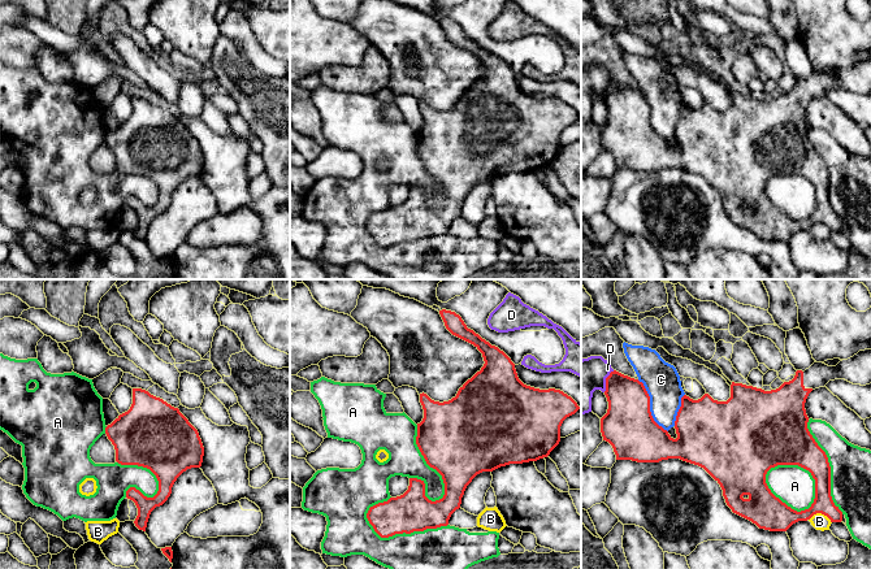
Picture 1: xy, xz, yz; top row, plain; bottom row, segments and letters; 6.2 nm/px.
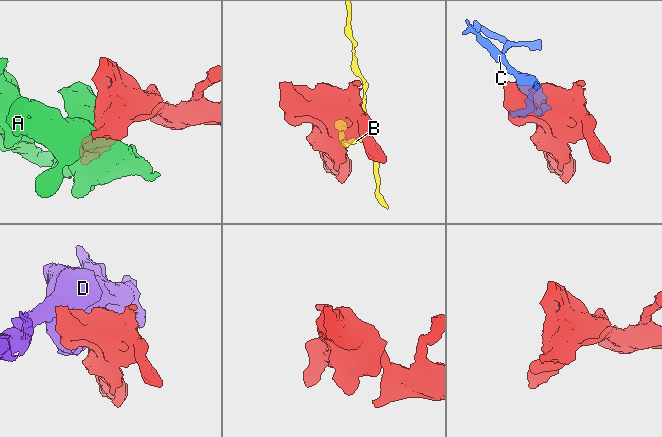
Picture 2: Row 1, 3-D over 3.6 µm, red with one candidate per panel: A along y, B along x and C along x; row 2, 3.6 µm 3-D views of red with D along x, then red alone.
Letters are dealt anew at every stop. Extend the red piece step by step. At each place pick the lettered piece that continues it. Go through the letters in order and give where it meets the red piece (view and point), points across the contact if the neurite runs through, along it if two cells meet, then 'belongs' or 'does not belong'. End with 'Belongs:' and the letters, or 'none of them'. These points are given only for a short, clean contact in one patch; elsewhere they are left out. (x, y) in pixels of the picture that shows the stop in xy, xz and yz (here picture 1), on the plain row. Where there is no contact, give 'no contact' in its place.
A: meets red in yz at (784, 212); does not belong
B: meets red in yz at (820, 221); border along yz (809, 227), (817, 222), (823, 222), (831, 231); does not belong
C: meets red in yz at (649, 114); does not belong
D: meets red in yz at (606, 90); border along yz (614, 79), (606, 87), (606, 98), (603, 100); does not belong
Belongs: none of them

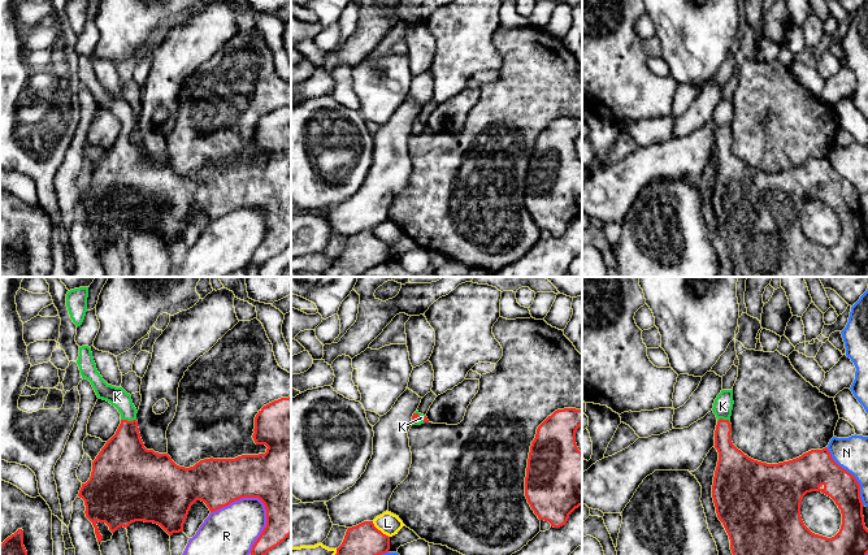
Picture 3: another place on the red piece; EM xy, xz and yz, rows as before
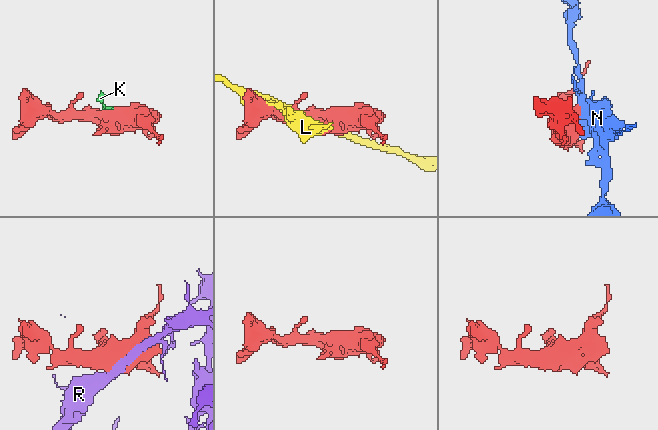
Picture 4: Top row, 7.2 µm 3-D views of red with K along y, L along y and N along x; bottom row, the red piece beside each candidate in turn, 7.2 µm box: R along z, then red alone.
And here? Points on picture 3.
K: meets red in xy at (129, 130); runs through xy (124, 169), (129, 130), (129, 121), (117, 105); belongs
L: meets red in xz at (380, 239); does not belong
N: meets red in yz at (851, 183); does not belong
R: meets red in xy at (261, 209); does not belong
Belongs: K

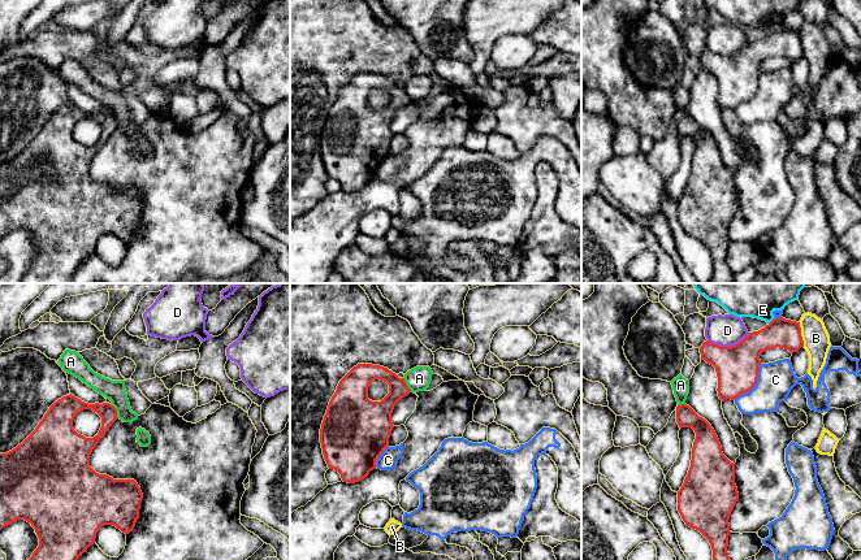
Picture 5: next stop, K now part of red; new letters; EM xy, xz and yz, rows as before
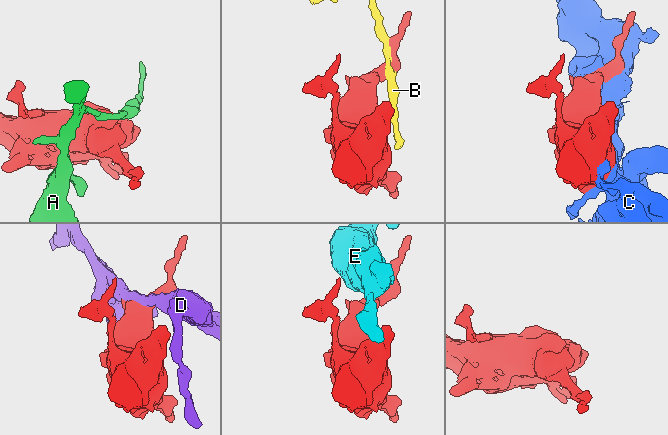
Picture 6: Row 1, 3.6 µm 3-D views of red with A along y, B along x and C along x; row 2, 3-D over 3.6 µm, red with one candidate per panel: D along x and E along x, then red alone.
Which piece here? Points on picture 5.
A: meets red in xy at (116, 120); border along xy (111, 113), (116, 118), (117, 126); does not belong
B: meets red in yz at (800, 43); does not belong
C: meets red in yz at (755, 92); does not belong
D: meets red in yz at (728, 56); does not belong
E: meets red in yz at (771, 30); border along yz (774, 26), (769, 33); does not belong
Belongs: none of them

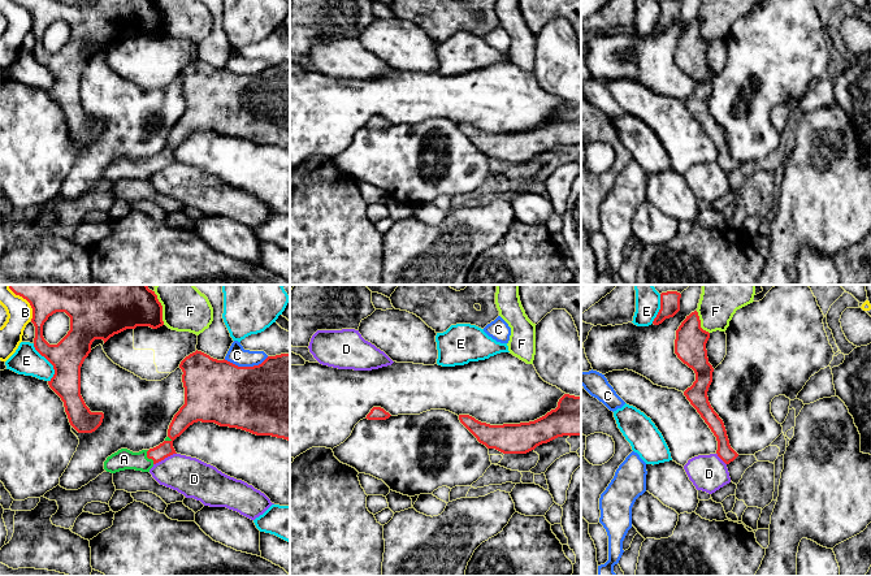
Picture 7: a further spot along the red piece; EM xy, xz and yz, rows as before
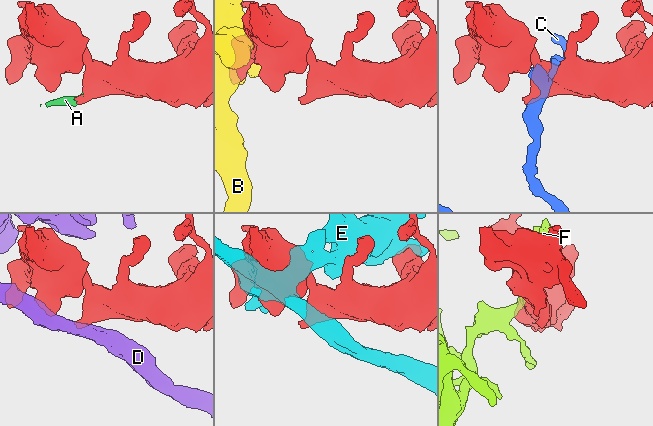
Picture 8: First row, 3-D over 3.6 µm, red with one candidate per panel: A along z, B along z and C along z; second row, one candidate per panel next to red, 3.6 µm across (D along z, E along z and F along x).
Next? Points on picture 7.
A: meets red in xy at (148, 167); runs through xy (176, 137), (172, 148), (148, 167), (124, 168); belongs
B: meets red in xy at (29, 11); does not belong
C: meets red in xy at (246, 76); does not belong
D: meets red in xy at (164, 167); border along xy (176, 161), (154, 173); does not belong
E: meets red in xy at (50, 70); does not belong
F: meets red in xy at (161, 17); does not belong
Belongs: A

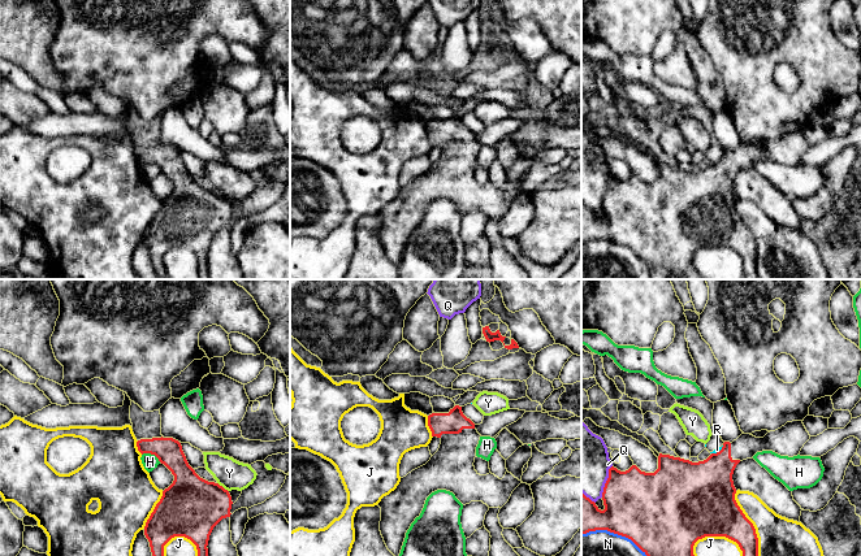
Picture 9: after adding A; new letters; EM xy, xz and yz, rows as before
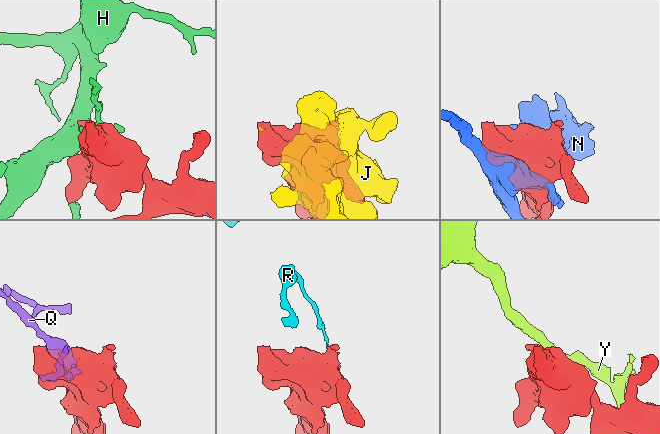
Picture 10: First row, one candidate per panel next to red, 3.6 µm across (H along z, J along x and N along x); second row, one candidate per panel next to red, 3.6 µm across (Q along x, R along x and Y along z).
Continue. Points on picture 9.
H: meets red in xy at (151, 163); border along xy (142, 163), (152, 163), (160, 170); does not belong
J: meets red in yz at (727, 246); does not belong
N: meets red in yz at (621, 243); does not belong
Q: meets red in yz at (606, 190); does not belong
R: meets red in yz at (717, 161); border along yz (723, 155), (712, 163); does not belong
Y: meets red in xy at (221, 195); border along xy (217, 191), (228, 200); does not belong
Belongs: none of them

